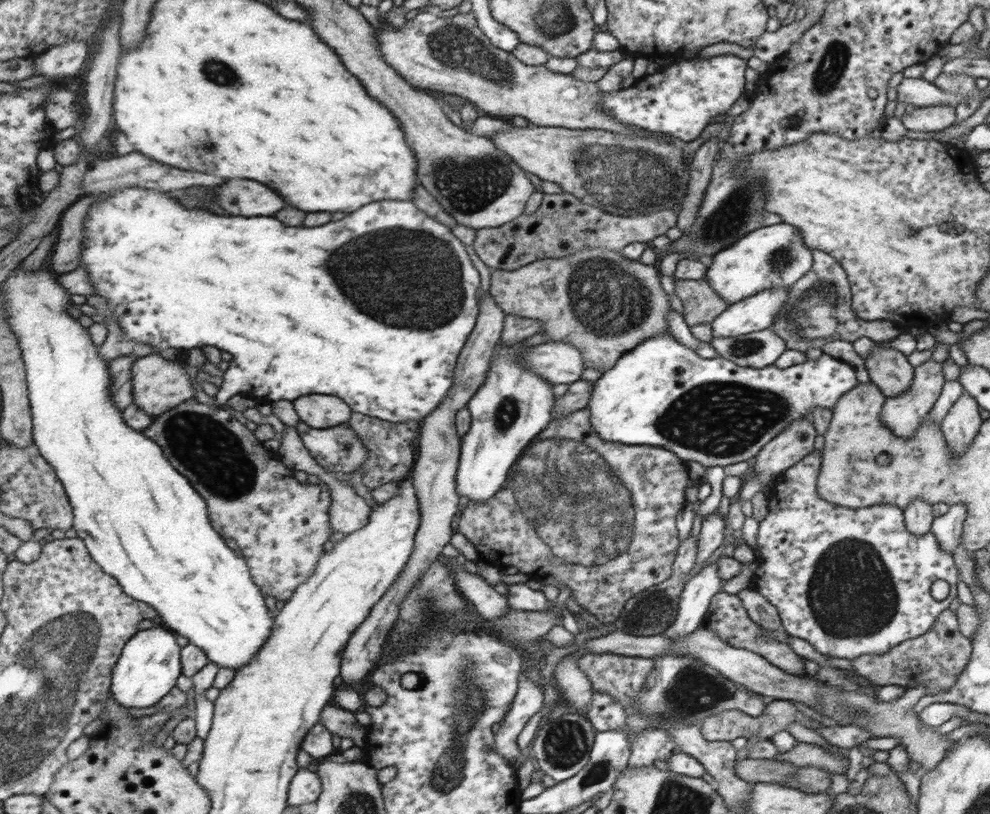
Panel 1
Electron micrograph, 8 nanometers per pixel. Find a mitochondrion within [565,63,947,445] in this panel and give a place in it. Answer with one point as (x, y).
(729, 218)

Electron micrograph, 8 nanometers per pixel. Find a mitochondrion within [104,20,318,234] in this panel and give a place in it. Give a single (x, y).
(212, 68)

